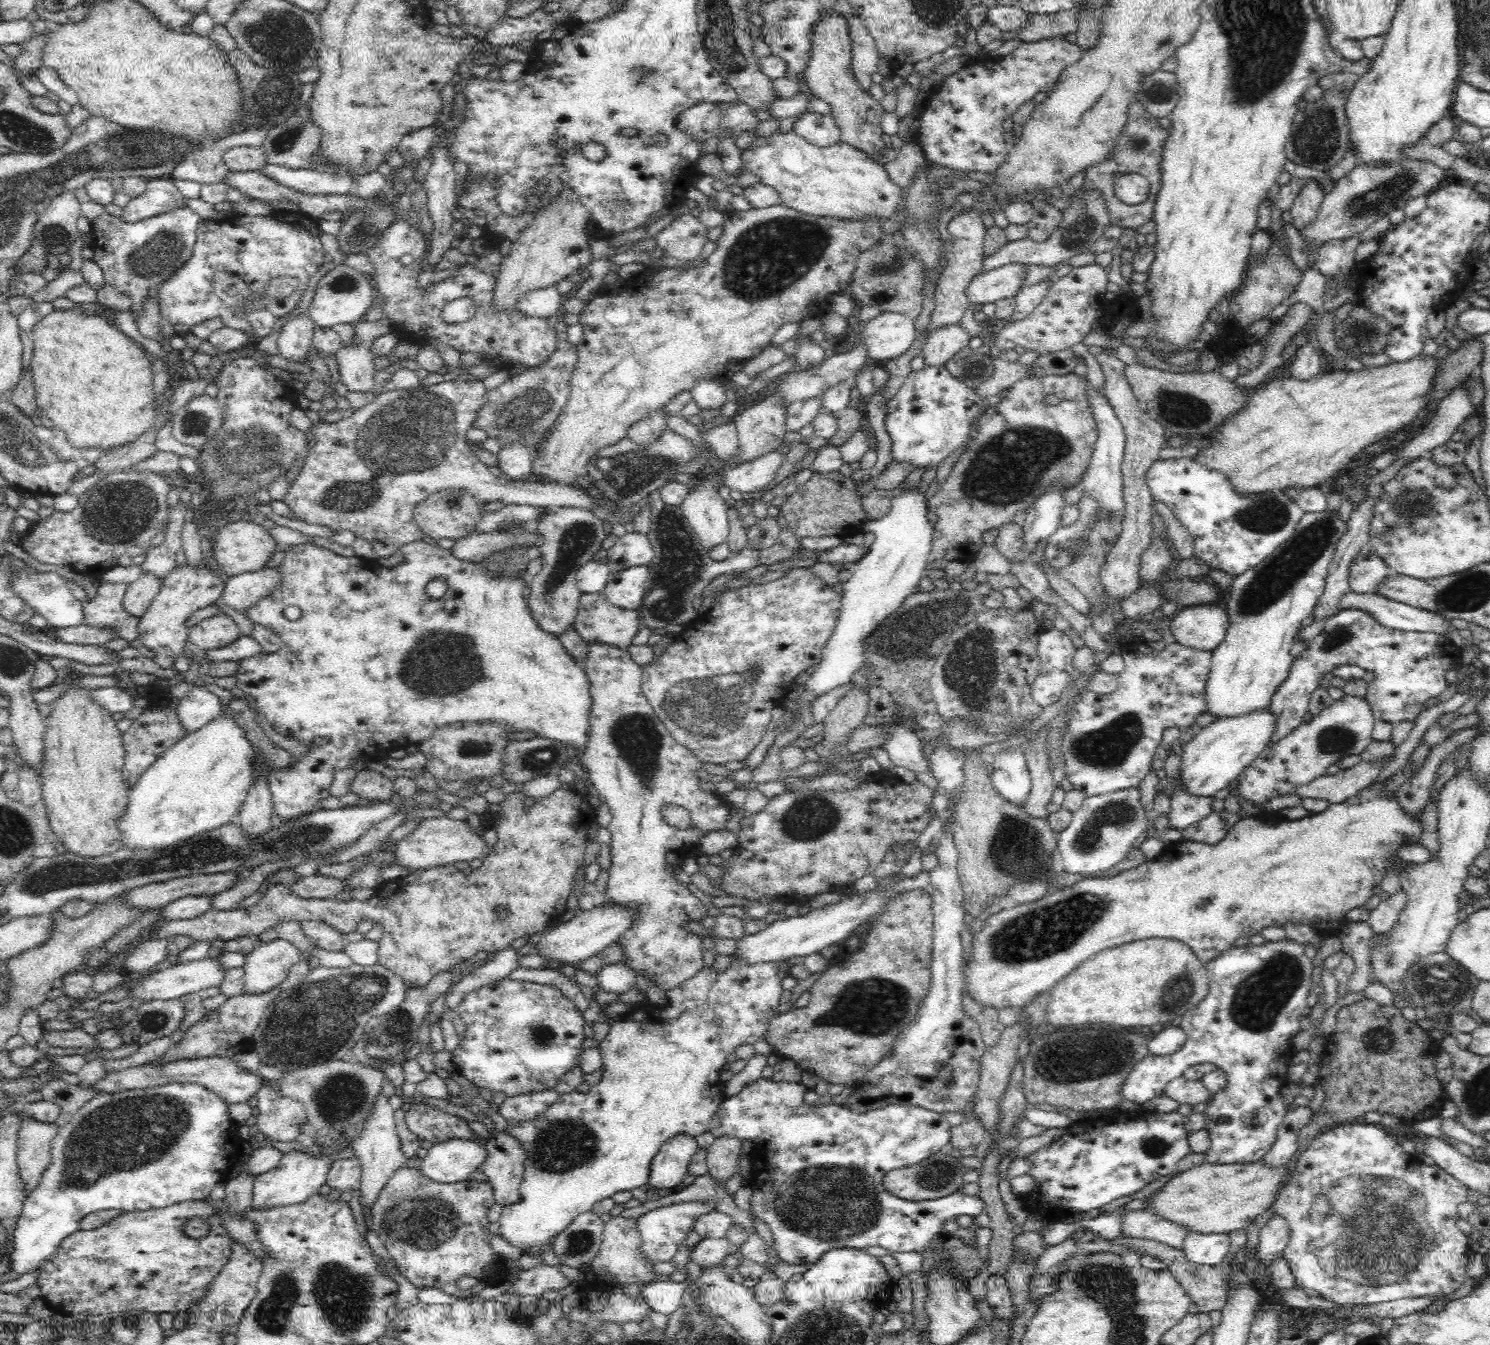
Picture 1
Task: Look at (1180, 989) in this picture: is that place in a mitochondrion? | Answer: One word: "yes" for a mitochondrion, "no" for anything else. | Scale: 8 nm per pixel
yes

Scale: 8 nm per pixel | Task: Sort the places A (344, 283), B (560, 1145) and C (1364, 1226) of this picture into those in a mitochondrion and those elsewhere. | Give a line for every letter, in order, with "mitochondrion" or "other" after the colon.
A: mitochondrion
B: mitochondrion
C: mitochondrion

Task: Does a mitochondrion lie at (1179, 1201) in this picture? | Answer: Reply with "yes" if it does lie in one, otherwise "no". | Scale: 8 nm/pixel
no

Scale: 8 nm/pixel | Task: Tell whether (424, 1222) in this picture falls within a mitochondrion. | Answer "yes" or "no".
yes

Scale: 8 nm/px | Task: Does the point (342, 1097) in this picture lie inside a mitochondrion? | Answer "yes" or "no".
yes

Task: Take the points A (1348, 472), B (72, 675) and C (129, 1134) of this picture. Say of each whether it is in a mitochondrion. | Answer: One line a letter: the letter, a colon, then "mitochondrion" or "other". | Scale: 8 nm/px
A: other
B: other
C: mitochondrion

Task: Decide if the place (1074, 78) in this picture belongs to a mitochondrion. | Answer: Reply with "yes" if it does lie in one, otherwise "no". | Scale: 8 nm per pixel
no

